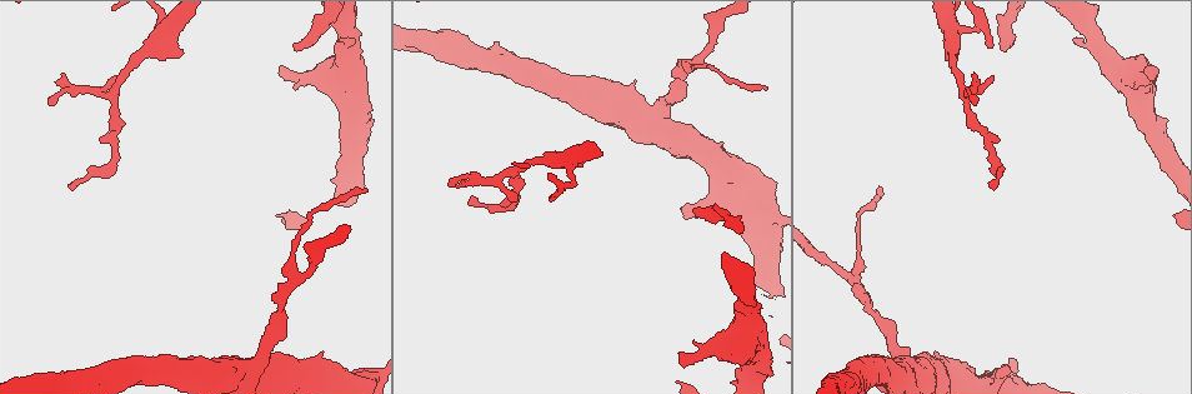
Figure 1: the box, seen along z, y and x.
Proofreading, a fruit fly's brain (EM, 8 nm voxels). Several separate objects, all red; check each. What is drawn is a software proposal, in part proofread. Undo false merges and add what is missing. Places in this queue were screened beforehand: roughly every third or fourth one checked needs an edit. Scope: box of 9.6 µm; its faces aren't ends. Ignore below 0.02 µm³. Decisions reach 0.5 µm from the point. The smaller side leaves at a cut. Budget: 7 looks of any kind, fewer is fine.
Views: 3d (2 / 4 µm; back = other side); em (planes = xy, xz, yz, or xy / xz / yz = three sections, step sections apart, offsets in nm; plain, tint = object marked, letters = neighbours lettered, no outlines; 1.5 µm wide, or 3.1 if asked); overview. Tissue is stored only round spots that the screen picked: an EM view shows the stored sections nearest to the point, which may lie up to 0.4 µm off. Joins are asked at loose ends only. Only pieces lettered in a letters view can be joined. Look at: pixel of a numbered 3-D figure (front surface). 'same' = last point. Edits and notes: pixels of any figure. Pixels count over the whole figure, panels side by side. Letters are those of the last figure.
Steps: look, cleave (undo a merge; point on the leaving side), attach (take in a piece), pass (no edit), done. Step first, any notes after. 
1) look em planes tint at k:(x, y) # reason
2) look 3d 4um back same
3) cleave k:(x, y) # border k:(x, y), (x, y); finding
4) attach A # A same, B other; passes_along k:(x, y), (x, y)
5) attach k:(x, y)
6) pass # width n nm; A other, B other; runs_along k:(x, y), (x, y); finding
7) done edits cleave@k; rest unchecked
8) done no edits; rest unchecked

look 3d 2um at 1:(979, 81) # free end

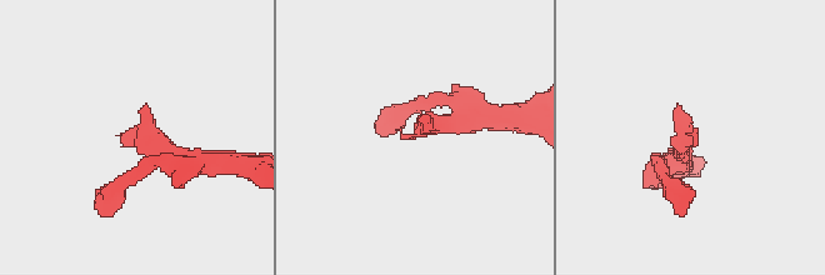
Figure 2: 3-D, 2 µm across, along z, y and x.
look em yz step 4 letters at 2:(693, 142)

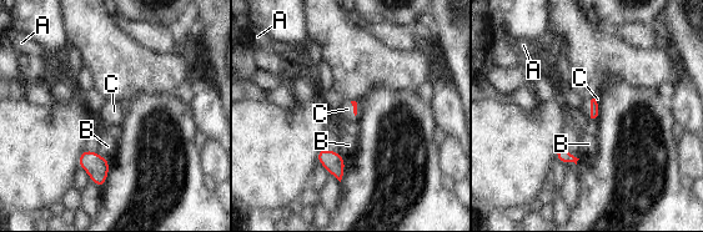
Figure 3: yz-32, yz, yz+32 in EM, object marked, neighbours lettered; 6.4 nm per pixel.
look em planes letters same

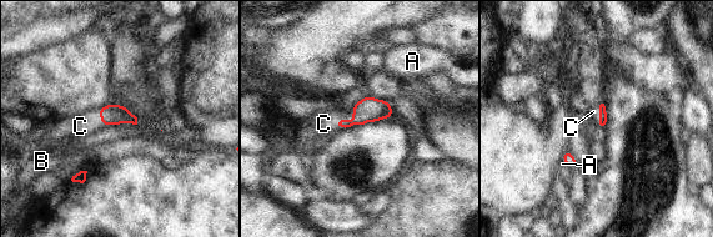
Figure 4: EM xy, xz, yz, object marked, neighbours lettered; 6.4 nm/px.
attach C # longest_contact C 140 nm; A other, B other, C same; passes_along 4:(368, 109), (346, 120), (324, 124); it goes on there

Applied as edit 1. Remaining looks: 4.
look em xy step 8 letters at 1:(283, 70) # stops while still wide

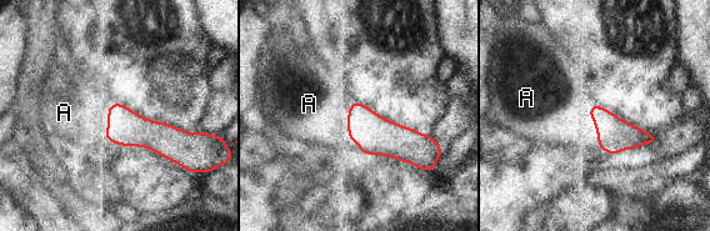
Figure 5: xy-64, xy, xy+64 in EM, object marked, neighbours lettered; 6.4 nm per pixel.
attach A # A same; it goes on there

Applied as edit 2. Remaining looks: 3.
look em yz step 8 tint at 1:(695, 68)

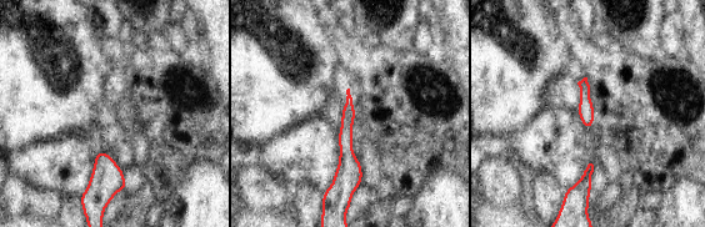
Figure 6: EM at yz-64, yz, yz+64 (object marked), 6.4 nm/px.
look em yz step 8 letters same # what lies round it

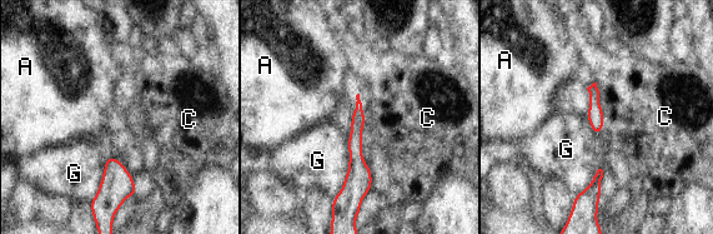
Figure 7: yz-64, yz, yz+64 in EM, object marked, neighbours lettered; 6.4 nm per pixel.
pass # A other, C other, G other; runs_along 7:(358, 105), (356, 183), (350, 193); one neuron here

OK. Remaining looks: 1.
done edits attach@4, attach@5; rest unchecked

